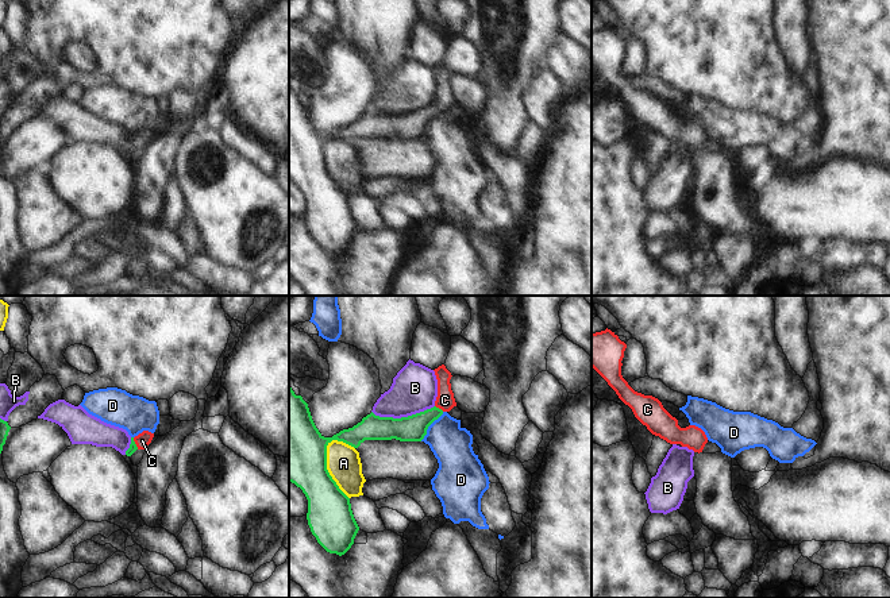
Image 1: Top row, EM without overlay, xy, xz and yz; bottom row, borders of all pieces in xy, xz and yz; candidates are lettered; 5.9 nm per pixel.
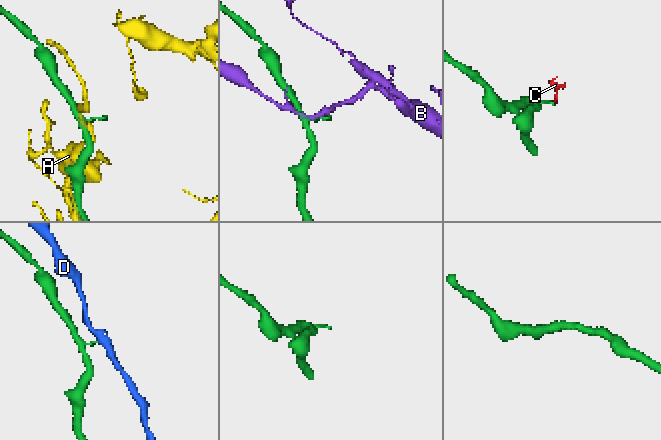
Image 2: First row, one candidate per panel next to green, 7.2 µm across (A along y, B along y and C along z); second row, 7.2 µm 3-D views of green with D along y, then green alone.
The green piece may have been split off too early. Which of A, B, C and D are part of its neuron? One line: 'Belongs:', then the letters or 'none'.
Belongs: C

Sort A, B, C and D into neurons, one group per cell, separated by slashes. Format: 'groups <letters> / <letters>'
groups A / B / C / D

